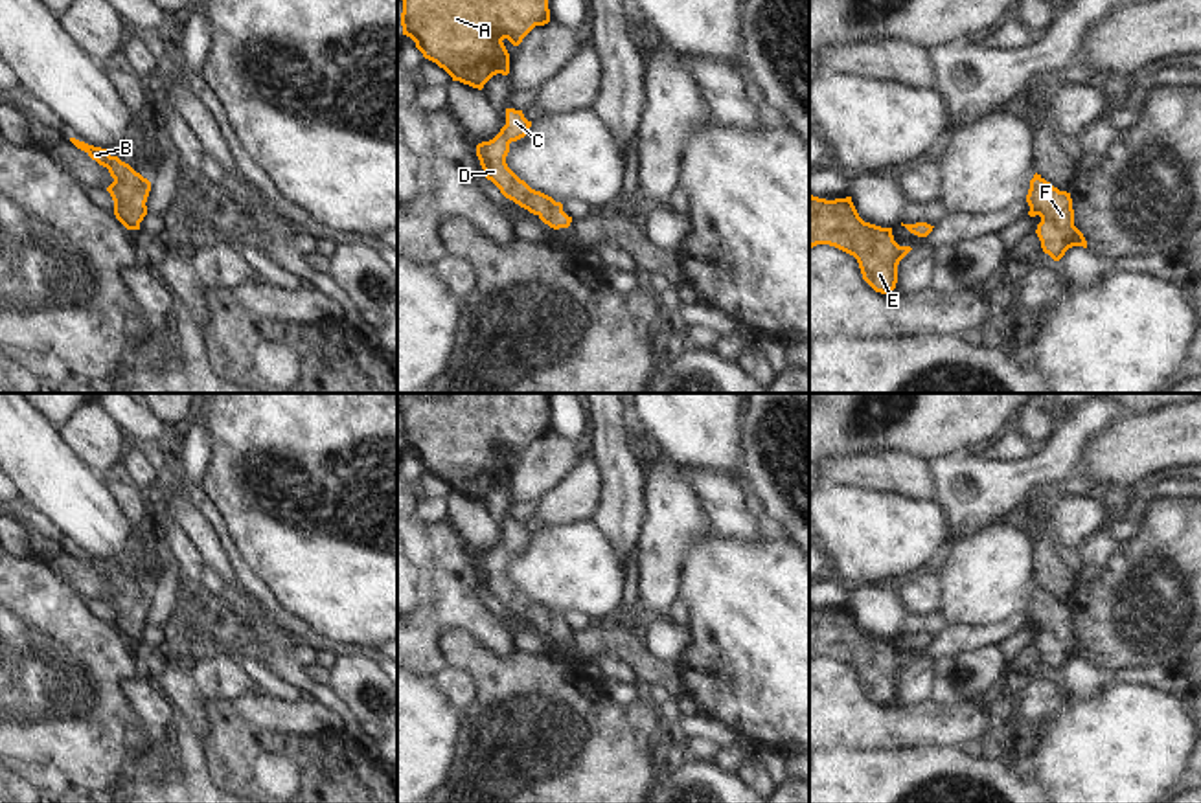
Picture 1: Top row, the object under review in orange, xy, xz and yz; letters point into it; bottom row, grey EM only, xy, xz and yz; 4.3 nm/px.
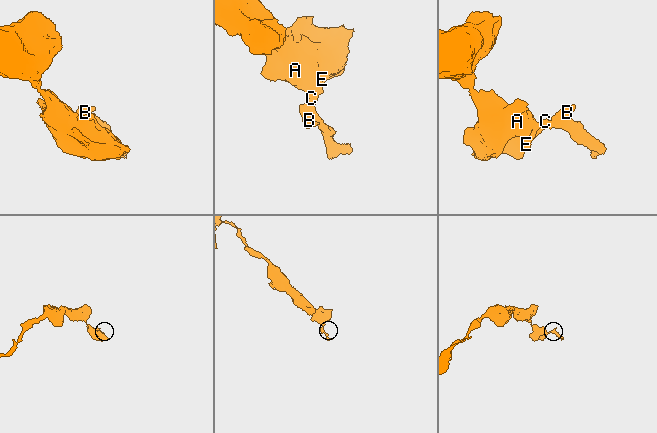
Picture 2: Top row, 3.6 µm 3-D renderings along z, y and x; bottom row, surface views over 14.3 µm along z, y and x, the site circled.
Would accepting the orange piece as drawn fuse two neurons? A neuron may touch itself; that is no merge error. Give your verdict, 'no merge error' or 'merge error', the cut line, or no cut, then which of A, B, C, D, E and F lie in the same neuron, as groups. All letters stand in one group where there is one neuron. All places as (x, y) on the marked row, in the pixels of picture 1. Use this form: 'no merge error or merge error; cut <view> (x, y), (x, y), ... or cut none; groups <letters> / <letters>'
no merge error; cut none; groups A B C D E F

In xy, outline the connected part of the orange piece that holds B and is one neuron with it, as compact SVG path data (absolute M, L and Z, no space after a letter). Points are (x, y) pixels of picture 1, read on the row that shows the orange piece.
M70 138L70 141L99 165L109 169L114 182L107 187L107 191L114 200L116 219L127 230L140 230L140 222L147 215L145 202L151 191L151 182L118 156L110 156L107 149L88 145L75 138Z

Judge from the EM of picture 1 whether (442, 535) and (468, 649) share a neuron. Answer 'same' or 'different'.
different

